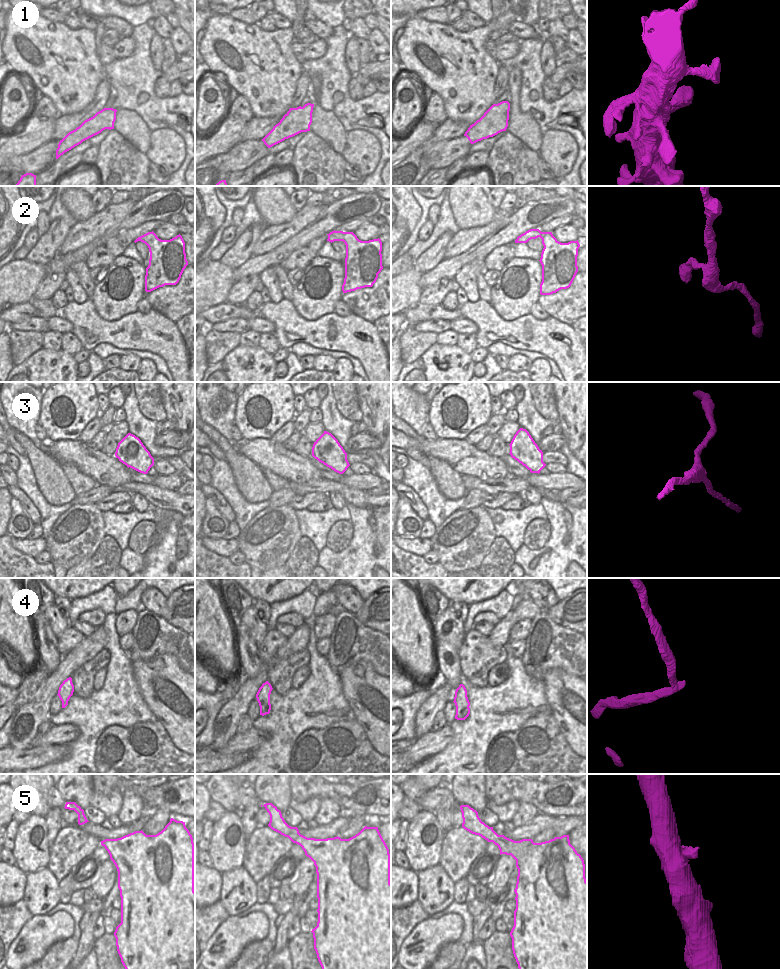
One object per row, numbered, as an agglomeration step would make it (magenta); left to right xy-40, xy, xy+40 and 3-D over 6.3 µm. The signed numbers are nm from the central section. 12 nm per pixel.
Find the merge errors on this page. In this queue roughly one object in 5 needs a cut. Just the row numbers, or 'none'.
4

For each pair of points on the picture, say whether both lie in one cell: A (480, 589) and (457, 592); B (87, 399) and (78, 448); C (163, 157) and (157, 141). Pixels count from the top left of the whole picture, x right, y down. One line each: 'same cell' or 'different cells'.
A: same cell
B: different cells
C: same cell

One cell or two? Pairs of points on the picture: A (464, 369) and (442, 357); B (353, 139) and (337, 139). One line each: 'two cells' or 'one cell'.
A: one cell
B: two cells

